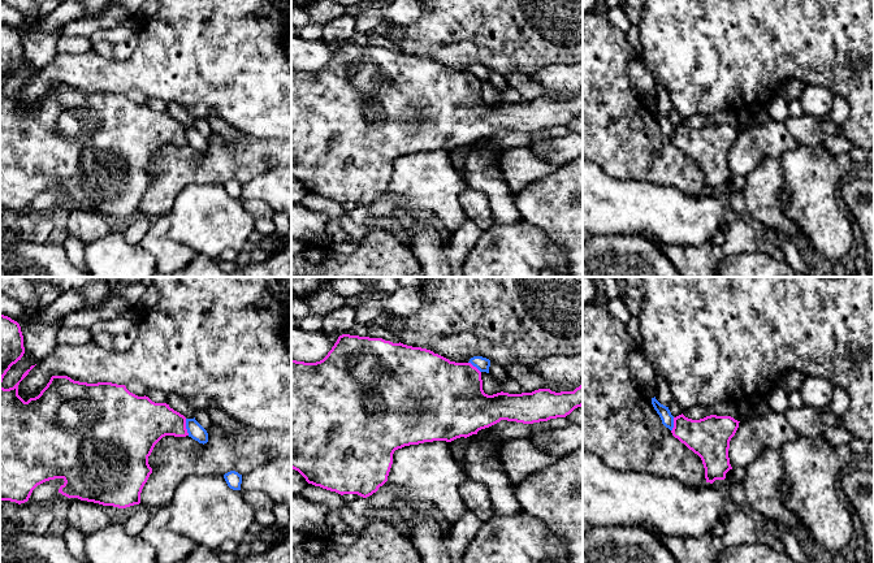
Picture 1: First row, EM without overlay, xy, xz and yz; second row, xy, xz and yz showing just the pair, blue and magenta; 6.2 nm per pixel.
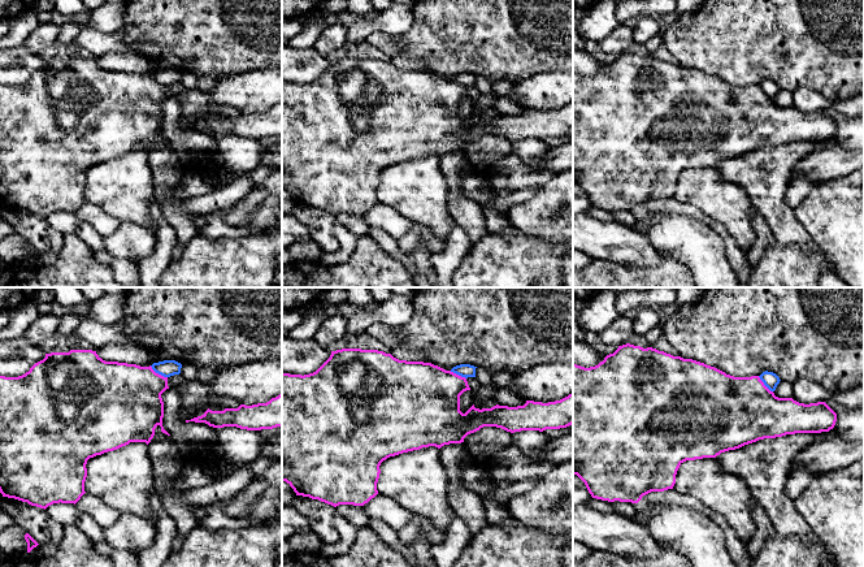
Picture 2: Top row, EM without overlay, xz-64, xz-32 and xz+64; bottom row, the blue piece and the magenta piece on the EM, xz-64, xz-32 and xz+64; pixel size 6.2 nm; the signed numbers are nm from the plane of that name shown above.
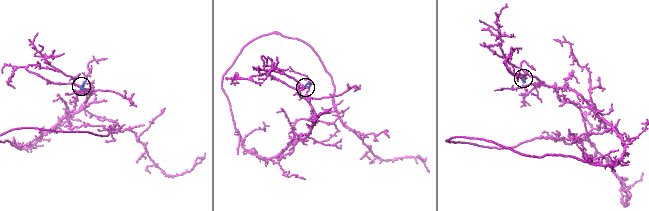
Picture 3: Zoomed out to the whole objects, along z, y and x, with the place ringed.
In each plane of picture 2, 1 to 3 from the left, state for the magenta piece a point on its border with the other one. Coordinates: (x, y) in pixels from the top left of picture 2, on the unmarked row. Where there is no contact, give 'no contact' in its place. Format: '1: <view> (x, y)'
1: xz-64 (159, 82)
2: xz-32 (457, 82)
3: xz+64 (764, 92)

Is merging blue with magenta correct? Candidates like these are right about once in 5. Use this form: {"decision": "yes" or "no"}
{"decision": "no"}

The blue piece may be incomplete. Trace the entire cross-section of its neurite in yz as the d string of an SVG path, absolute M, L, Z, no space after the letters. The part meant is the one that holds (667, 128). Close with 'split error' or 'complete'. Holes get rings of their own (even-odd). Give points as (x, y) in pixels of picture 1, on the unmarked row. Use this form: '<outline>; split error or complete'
M656 105L652 107L652 113L654 116L654 118L657 120L657 122L659 124L662 133L669 137L670 139L672 139L674 137L674 125L671 124L669 116L661 113Z; complete

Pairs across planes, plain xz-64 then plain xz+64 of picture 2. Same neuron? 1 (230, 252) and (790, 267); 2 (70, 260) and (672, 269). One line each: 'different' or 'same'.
1: same
2: same

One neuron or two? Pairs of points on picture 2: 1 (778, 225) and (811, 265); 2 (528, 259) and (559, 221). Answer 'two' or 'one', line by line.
1: two
2: two

